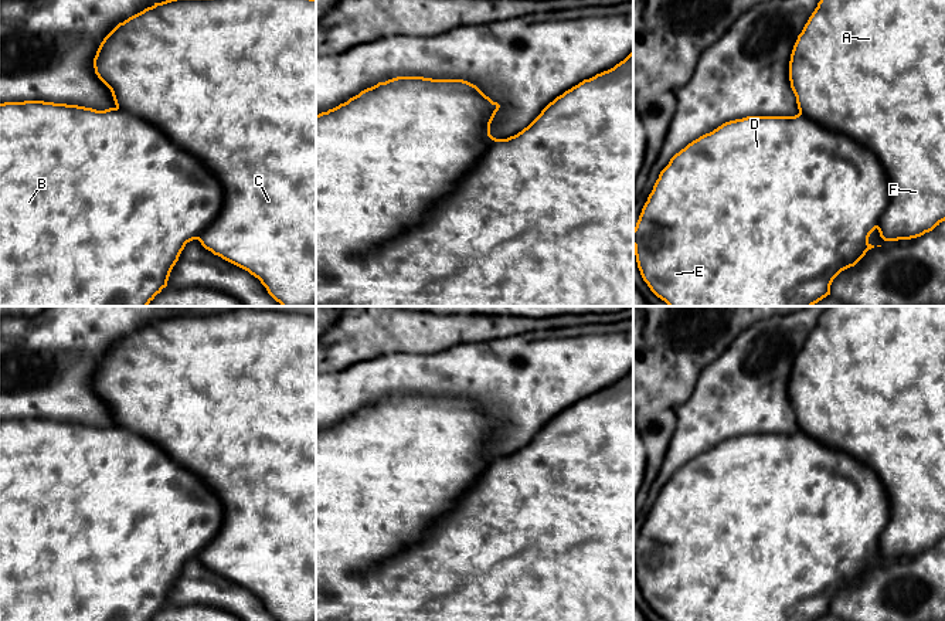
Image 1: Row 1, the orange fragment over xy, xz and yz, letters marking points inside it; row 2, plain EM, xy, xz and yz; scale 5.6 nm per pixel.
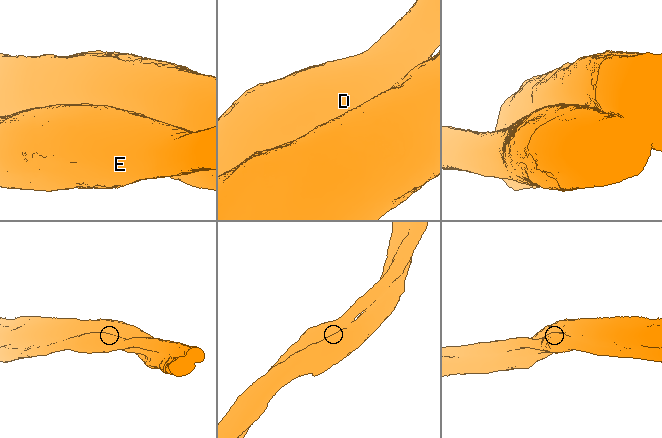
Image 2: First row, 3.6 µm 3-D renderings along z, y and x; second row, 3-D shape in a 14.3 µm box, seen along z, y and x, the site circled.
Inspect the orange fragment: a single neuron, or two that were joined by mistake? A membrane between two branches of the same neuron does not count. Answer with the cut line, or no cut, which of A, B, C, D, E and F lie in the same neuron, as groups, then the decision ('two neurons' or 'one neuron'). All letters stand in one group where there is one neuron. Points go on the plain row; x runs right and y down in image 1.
xz (498, 457), (424, 536), (326, 594), (316, 594) | A C F / B D E | two neurons

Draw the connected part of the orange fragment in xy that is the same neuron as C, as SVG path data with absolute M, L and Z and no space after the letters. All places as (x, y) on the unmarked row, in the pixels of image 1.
M234 306L221 313L176 315L154 320L119 340L103 356L94 376L94 386L111 407L116 425L154 442L218 495L224 522L218 535L198 554L201 563L258 595L276 620L316 621L316 316L292 308L259 310L252 306Z

